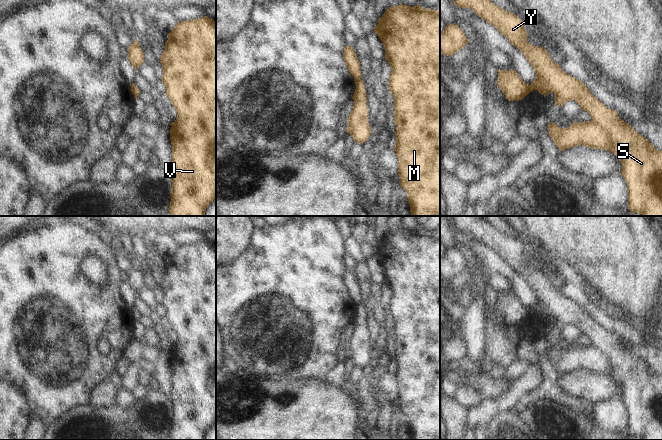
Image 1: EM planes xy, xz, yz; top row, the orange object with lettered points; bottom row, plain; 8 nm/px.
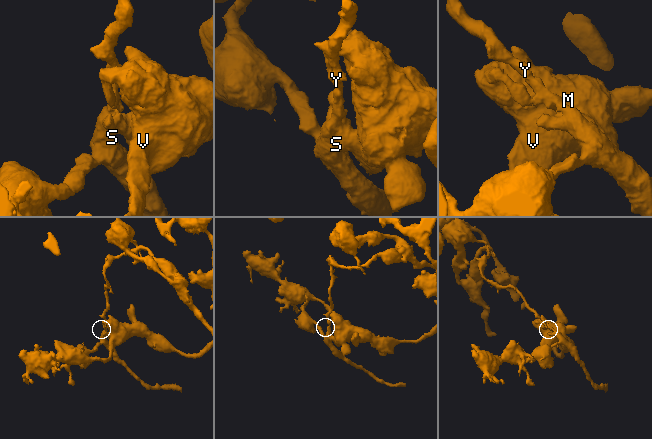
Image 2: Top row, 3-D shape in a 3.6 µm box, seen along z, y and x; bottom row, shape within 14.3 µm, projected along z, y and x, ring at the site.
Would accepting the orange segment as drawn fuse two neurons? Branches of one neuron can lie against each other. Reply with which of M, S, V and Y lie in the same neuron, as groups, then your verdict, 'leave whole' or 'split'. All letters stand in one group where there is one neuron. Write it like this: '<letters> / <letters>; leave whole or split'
M V / S Y; split

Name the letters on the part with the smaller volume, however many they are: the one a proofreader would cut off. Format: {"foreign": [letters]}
{"foreign": ["S", "Y"]}

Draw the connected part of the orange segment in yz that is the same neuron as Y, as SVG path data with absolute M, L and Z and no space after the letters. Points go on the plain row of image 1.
M478 216L449 217L454 229L472 233L524 278L536 297L536 302L529 309L530 316L537 314L544 320L552 316L555 327L560 331L570 324L576 325L581 334L590 338L592 345L607 355L608 374L622 387L620 398L628 409L630 437L662 440L662 375L624 347L618 337L600 326L583 306L564 296L546 273L532 270L527 265L528 256L518 239L500 232Z

